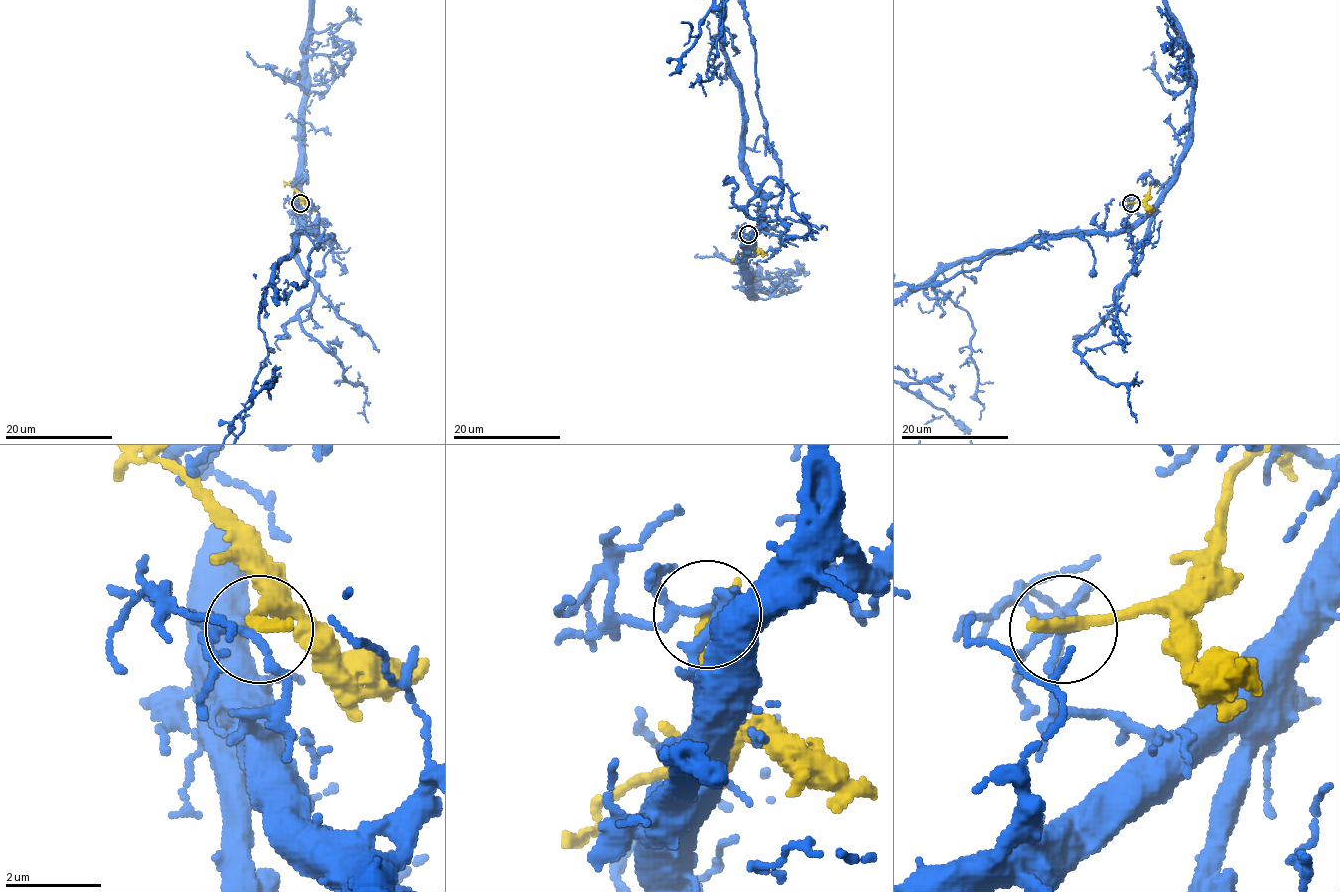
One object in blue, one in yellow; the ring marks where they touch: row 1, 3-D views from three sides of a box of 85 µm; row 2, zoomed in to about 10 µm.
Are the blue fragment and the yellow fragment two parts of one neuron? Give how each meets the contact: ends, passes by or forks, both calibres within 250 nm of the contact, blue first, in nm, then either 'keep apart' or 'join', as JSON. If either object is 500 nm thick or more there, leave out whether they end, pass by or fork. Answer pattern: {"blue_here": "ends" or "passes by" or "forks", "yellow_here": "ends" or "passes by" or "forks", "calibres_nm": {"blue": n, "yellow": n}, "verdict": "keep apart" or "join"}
{"blue_here": "forks", "yellow_here": "ends", "calibres_nm": {"blue": 130, "yellow": 320}, "verdict": "keep apart"}

